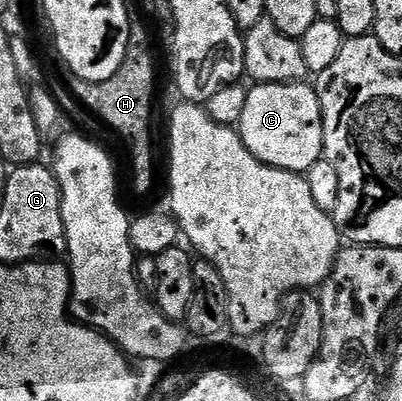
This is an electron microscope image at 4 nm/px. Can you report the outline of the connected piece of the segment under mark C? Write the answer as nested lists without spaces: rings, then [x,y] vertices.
[[[309,82],[301,83],[259,83],[248,90],[248,102],[244,105],[244,117],[240,117],[237,132],[242,136],[244,145],[262,163],[279,167],[285,171],[305,173],[323,158],[322,142],[324,125],[322,124],[322,106],[318,100],[317,90],[309,87]]]

